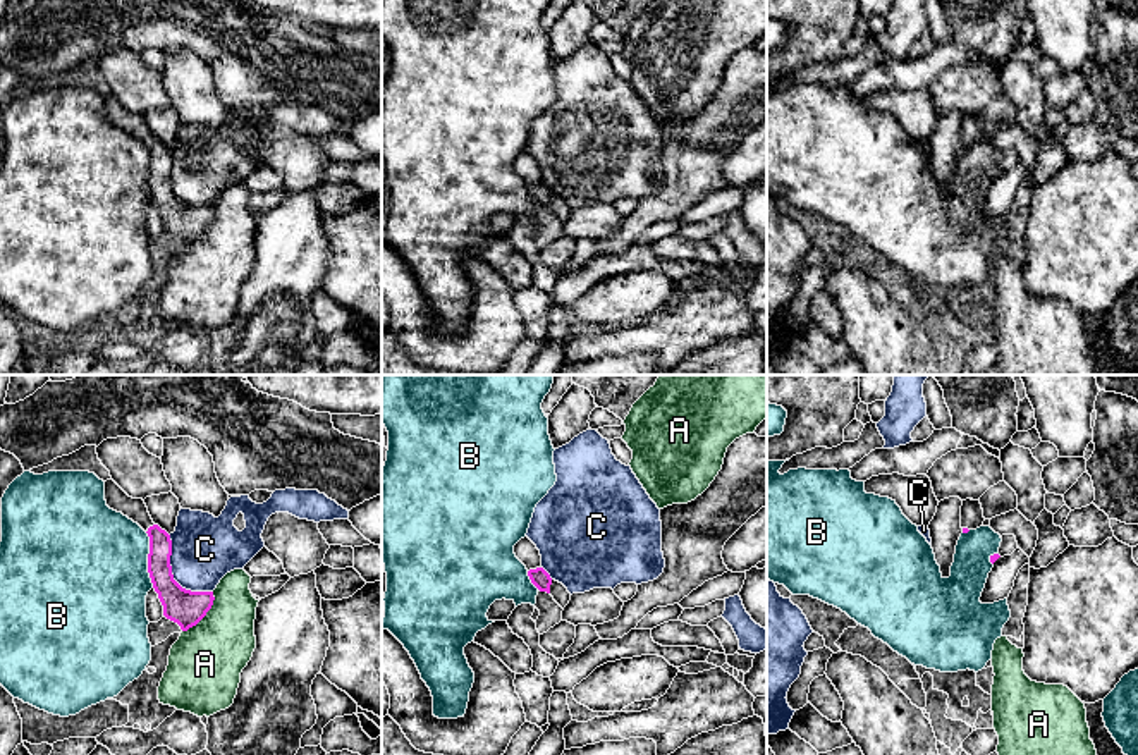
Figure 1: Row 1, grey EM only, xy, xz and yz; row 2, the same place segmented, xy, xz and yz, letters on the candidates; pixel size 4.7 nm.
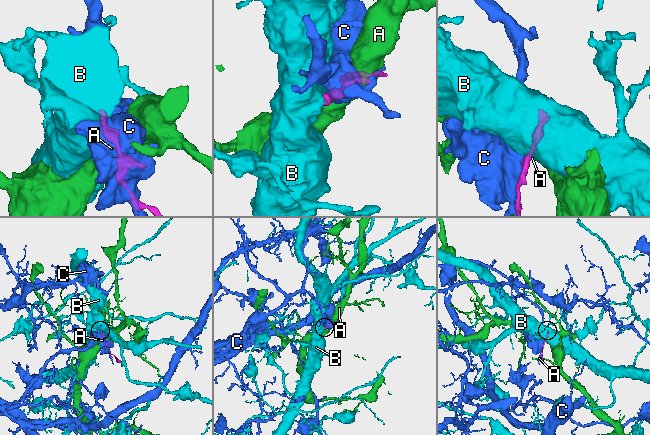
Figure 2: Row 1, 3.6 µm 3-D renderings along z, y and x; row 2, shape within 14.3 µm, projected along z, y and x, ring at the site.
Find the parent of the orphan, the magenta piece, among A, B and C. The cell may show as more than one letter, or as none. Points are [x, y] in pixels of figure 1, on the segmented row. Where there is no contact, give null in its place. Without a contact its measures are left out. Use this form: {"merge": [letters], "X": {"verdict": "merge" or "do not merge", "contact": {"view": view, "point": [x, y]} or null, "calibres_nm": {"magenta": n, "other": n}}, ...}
{"merge": [], "A": {"verdict": "do not merge", "contact": {"view": "xy", "point": [205, 614]}, "calibres_nm": {"magenta": 170, "other": 340}}, "B": {"verdict": "do not merge", "contact": {"view": "xy", "point": [148, 559]}, "calibres_nm": {"magenta": 150, "other": 500}}, "C": {"verdict": "do not merge", "contact": {"view": "xy", "point": [172, 576]}, "calibres_nm": {"magenta": 170, "other": 300}}}

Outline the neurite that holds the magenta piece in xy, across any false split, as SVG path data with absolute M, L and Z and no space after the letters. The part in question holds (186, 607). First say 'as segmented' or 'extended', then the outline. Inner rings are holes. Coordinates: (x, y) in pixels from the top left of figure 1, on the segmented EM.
extended | M113 480L105 482L107 506L138 523L150 537L148 573L163 605L163 616L182 631L196 626L213 605L213 592L182 588L172 574L170 535L153 523L143 499L129 497Z

